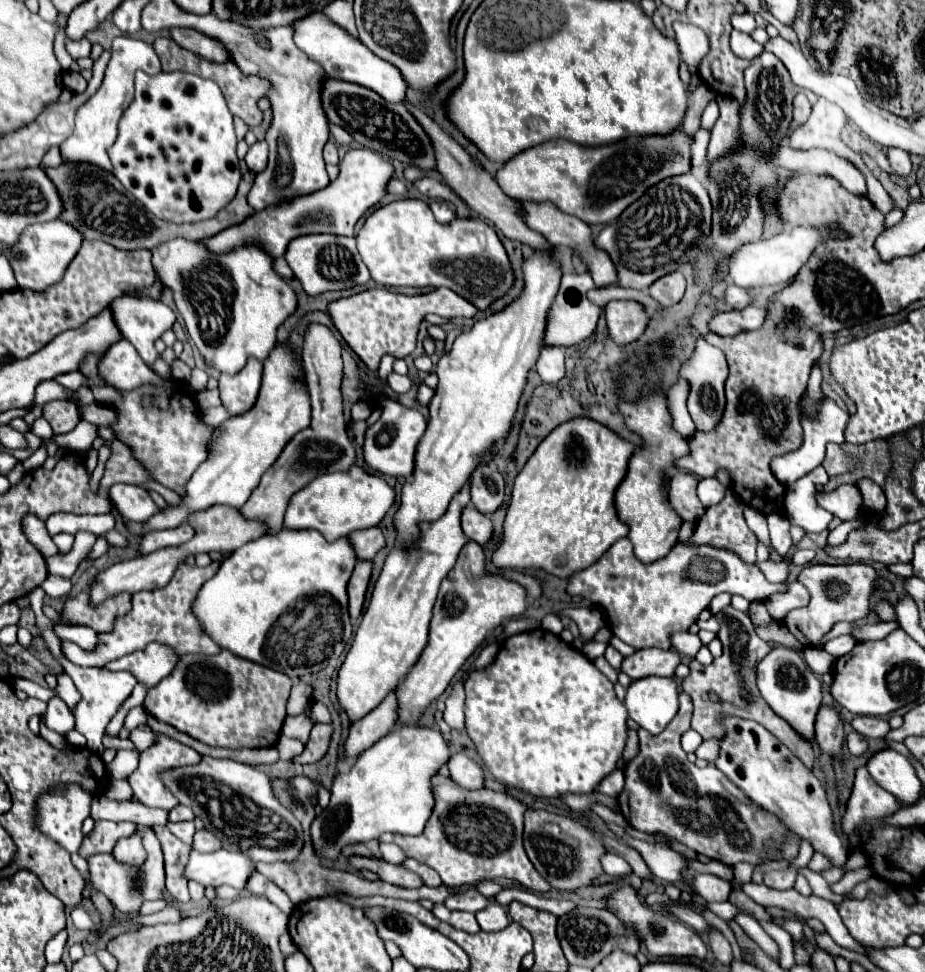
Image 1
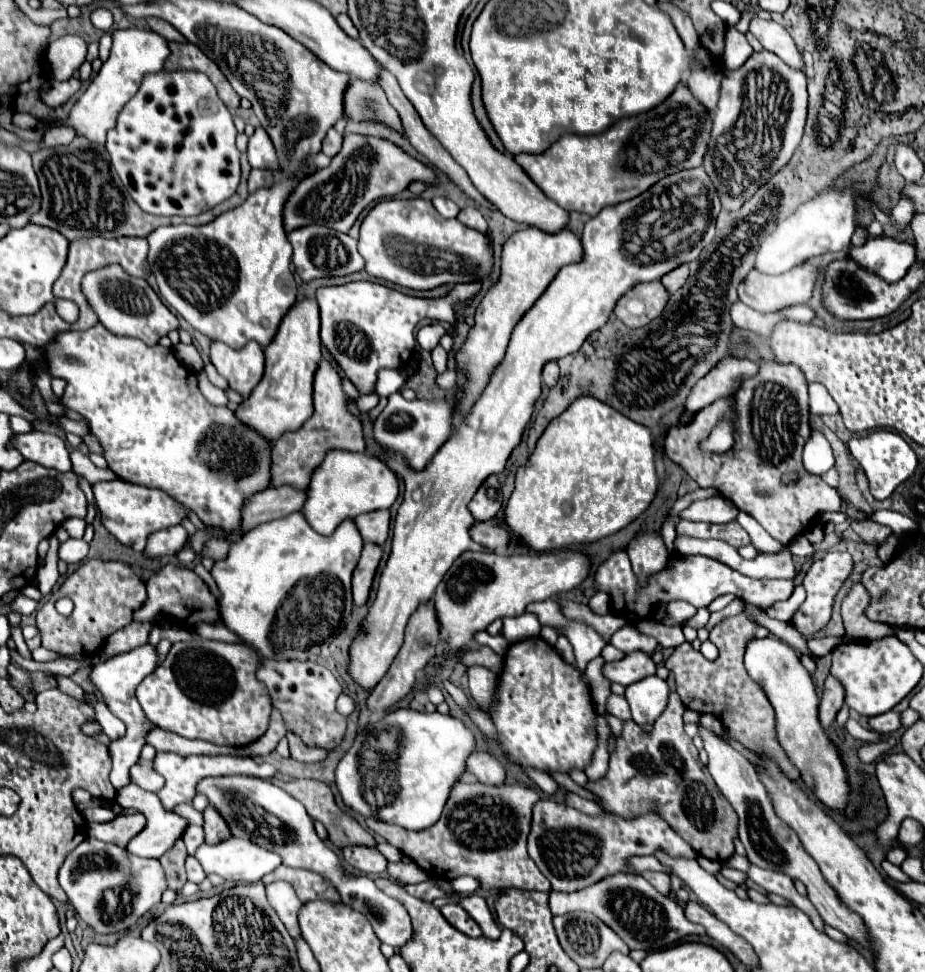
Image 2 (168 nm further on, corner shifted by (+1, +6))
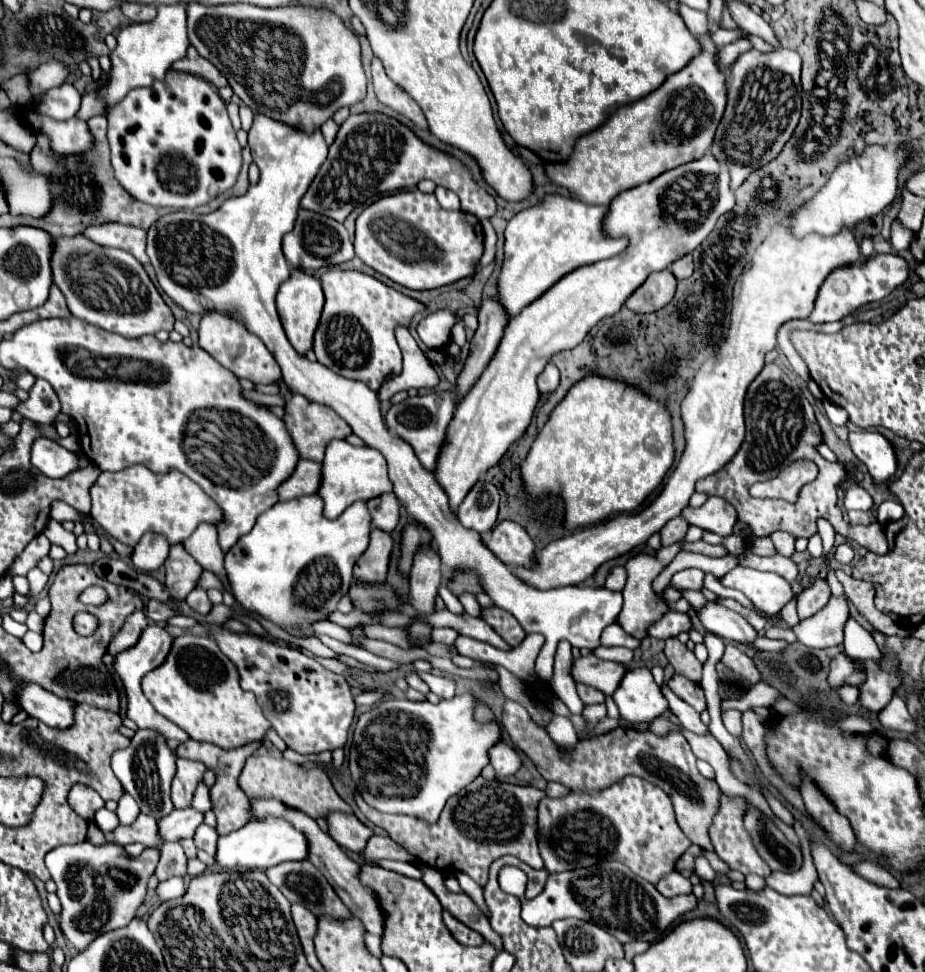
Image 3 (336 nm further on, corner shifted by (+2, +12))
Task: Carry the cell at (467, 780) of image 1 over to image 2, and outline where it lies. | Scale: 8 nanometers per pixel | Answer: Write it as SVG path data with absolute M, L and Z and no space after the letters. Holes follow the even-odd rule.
M475 752L467 758L467 772L475 774L483 784L501 784L505 780L505 770L499 760L487 752Z

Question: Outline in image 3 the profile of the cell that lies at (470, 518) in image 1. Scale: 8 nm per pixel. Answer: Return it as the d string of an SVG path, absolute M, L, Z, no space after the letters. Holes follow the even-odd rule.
M504 520L494 526L490 534L484 536L488 548L508 566L534 568L536 566L536 546L526 530L510 520Z

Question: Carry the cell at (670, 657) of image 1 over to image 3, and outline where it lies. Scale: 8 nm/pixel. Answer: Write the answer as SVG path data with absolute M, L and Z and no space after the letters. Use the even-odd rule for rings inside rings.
M594 654L580 656L572 662L570 674L576 684L586 684L600 690L604 696L612 696L614 688L618 688L626 668L616 662L606 662L596 658Z

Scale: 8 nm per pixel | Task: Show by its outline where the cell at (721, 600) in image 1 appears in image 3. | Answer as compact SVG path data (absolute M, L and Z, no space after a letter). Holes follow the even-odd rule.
M670 612L668 616L664 614L656 624L650 626L648 636L658 638L658 640L668 640L668 638L676 638L680 632L688 632L690 626L692 626L692 624L690 624L688 614Z

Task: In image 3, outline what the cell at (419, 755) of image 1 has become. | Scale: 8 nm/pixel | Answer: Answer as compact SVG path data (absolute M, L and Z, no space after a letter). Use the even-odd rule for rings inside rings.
M460 694L450 700L440 700L438 704L410 702L402 700L382 700L376 708L362 714L358 718L354 730L354 742L350 748L350 772L356 790L362 798L380 812L390 814L408 814L434 824L446 804L446 800L466 788L488 764L488 748L498 744L504 736L502 728L490 722L478 722L474 718L476 702L480 702L472 694Z

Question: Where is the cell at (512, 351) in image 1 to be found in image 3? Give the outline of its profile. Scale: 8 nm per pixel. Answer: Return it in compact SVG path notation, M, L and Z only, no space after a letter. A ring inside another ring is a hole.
M546 194L538 204L518 212L506 226L504 268L498 280L498 300L510 316L526 308L572 270L620 254L628 238L610 238L604 232L608 206L592 206L572 196Z

